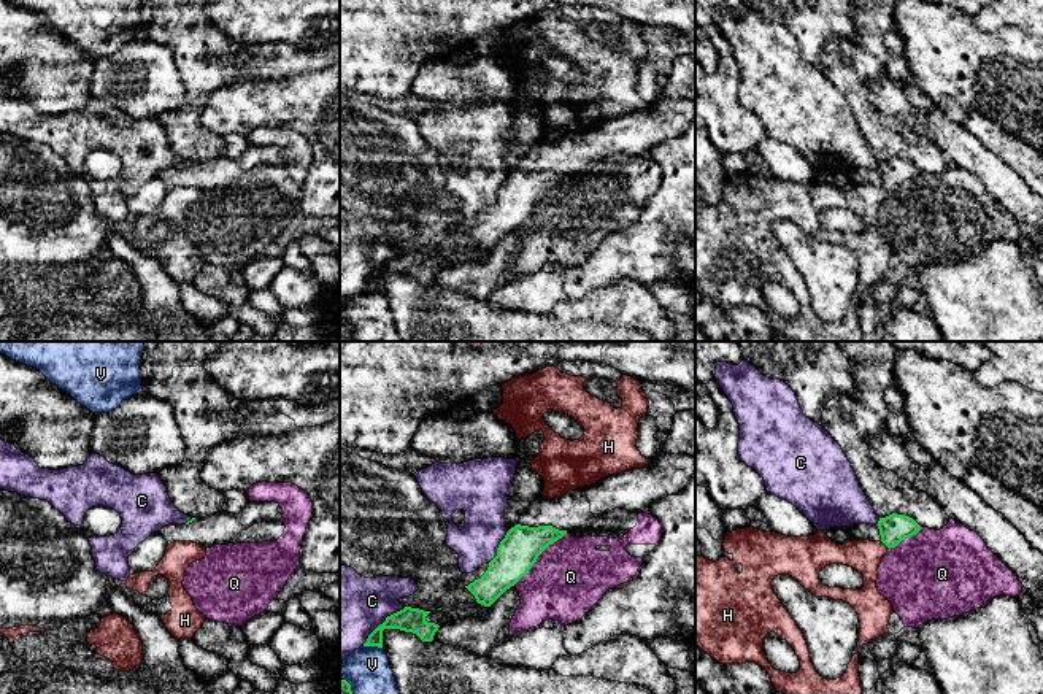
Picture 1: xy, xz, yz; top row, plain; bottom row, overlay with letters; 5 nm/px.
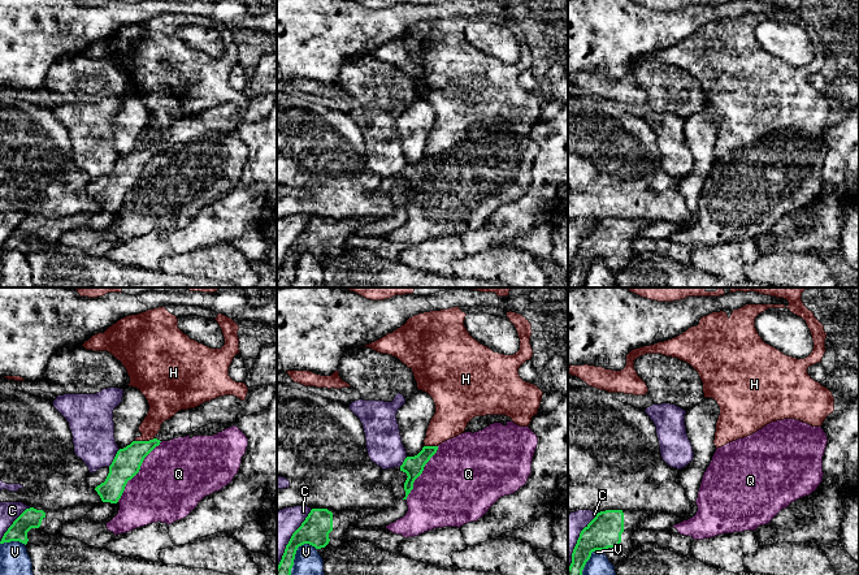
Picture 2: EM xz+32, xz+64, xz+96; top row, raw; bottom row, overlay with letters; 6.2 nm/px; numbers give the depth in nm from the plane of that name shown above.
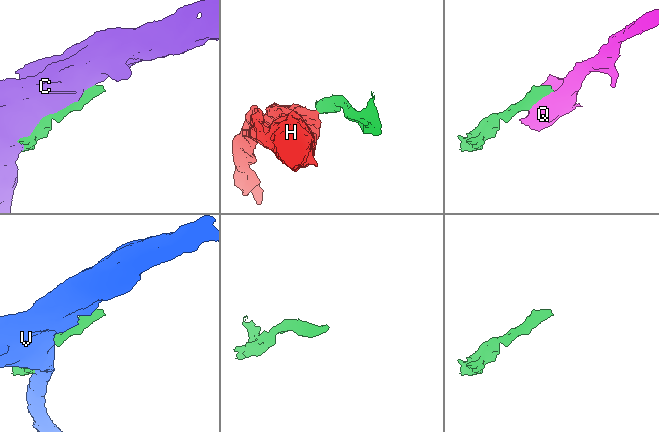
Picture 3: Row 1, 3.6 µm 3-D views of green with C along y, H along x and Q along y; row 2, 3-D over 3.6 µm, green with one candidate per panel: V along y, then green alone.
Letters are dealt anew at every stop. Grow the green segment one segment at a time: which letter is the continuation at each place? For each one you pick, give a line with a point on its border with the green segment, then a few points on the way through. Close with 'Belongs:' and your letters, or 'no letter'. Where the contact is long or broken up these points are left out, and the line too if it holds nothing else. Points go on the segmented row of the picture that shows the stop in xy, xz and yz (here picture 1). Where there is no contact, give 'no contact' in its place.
Belongs: no letter

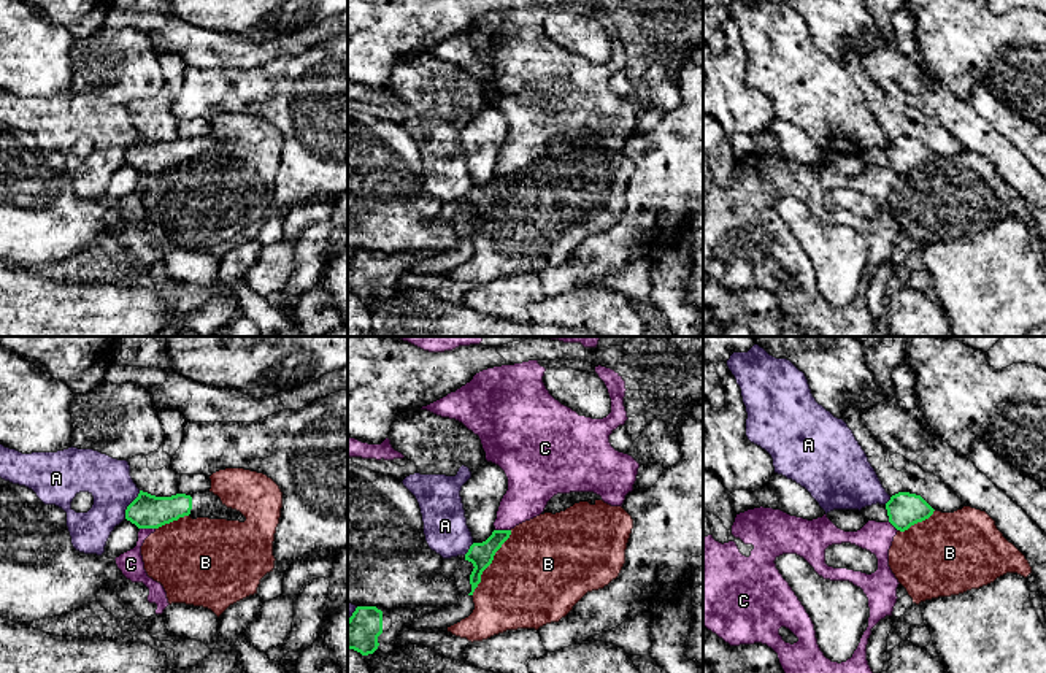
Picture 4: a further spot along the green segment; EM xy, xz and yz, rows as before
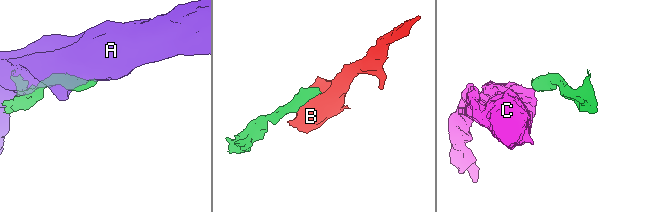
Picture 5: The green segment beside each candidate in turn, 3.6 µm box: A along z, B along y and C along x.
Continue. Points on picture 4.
Belongs: no letter

